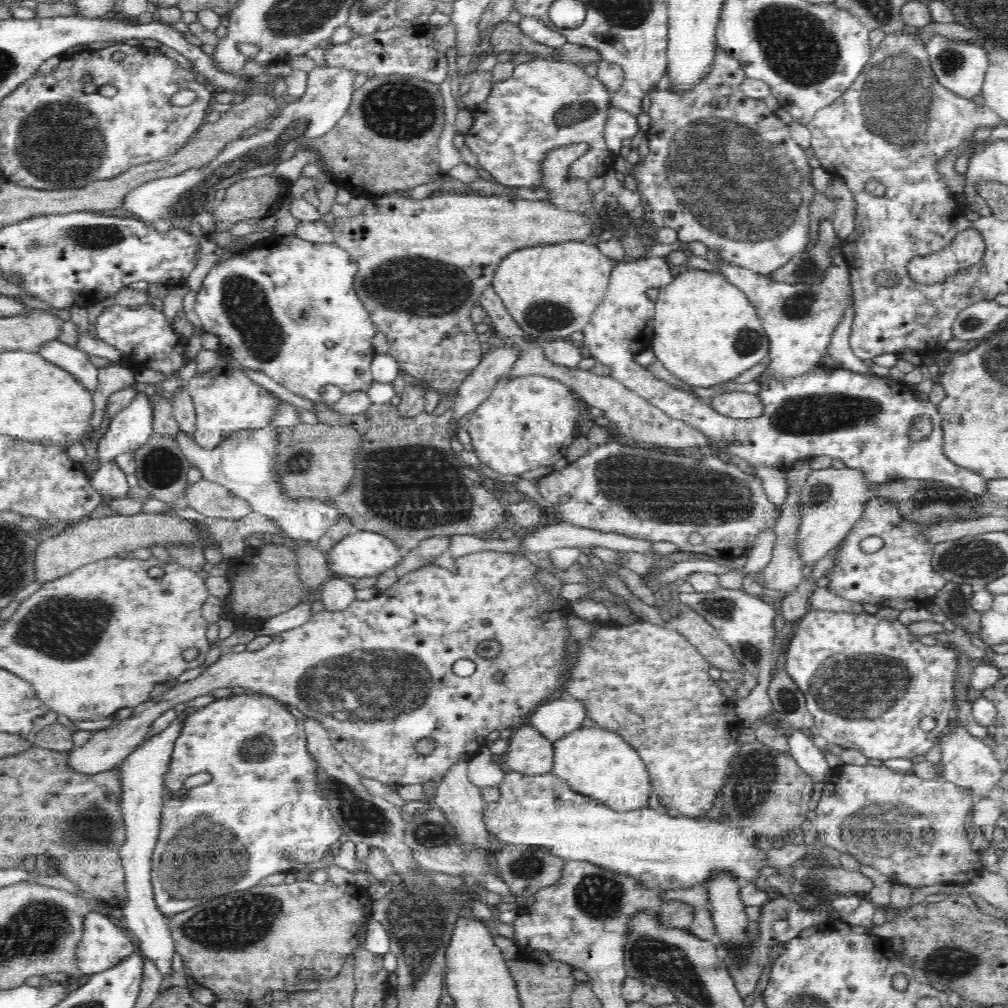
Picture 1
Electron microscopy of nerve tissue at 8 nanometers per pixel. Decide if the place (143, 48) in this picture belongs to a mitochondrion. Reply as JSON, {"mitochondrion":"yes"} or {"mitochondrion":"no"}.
{"mitochondrion":"no"}

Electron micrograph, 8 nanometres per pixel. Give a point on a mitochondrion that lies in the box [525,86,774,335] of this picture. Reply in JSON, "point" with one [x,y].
{"point":[572,113]}

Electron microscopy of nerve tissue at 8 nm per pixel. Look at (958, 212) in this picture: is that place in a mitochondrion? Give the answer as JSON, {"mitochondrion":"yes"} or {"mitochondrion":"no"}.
{"mitochondrion":"no"}

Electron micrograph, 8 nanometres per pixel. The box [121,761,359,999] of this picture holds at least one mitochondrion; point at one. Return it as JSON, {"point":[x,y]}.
{"point":[205,852]}

